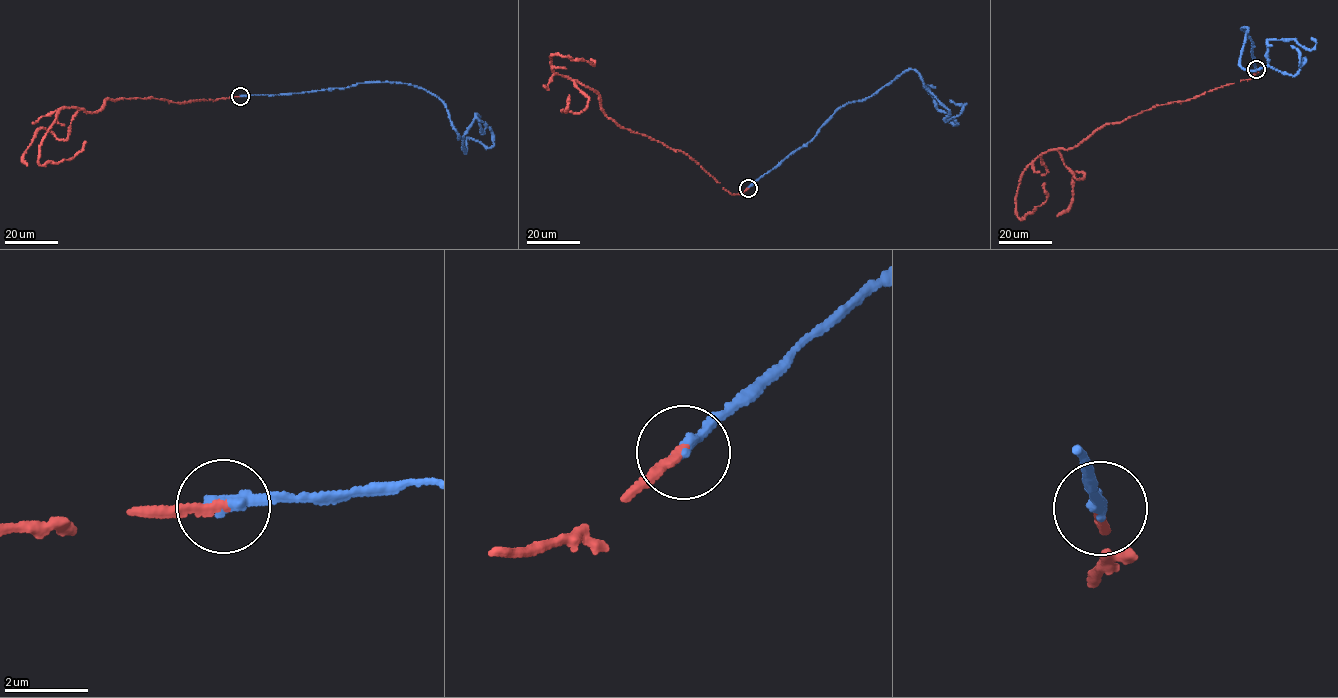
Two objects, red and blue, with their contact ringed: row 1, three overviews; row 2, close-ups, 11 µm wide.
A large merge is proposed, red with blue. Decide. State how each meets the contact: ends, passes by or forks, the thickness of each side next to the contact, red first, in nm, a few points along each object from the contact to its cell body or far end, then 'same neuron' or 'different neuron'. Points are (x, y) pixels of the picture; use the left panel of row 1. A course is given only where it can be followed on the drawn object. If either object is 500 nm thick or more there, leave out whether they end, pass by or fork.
red ends | blue ends | 200/300 nm | red via (241, 96), (181, 103), (108, 98), (93, 112), (62, 106), (38, 161), (72, 158), (85, 141) | blue via (241, 96), (389, 82), (419, 87), (441, 100), (466, 152), (466, 139), (492, 146), (490, 127) | different neuron

